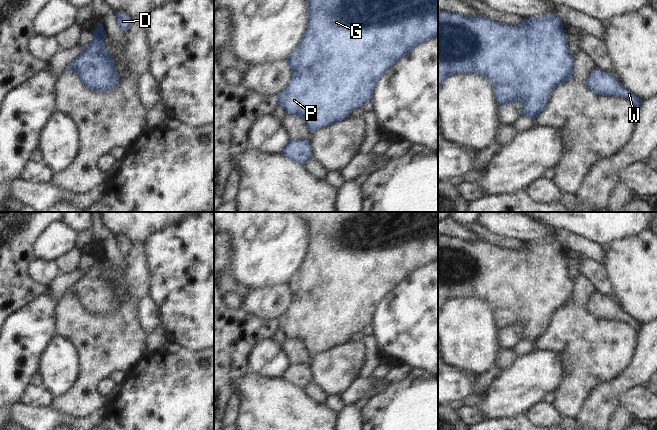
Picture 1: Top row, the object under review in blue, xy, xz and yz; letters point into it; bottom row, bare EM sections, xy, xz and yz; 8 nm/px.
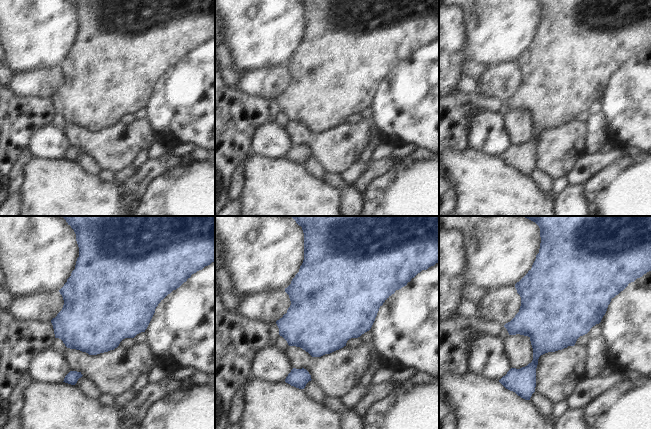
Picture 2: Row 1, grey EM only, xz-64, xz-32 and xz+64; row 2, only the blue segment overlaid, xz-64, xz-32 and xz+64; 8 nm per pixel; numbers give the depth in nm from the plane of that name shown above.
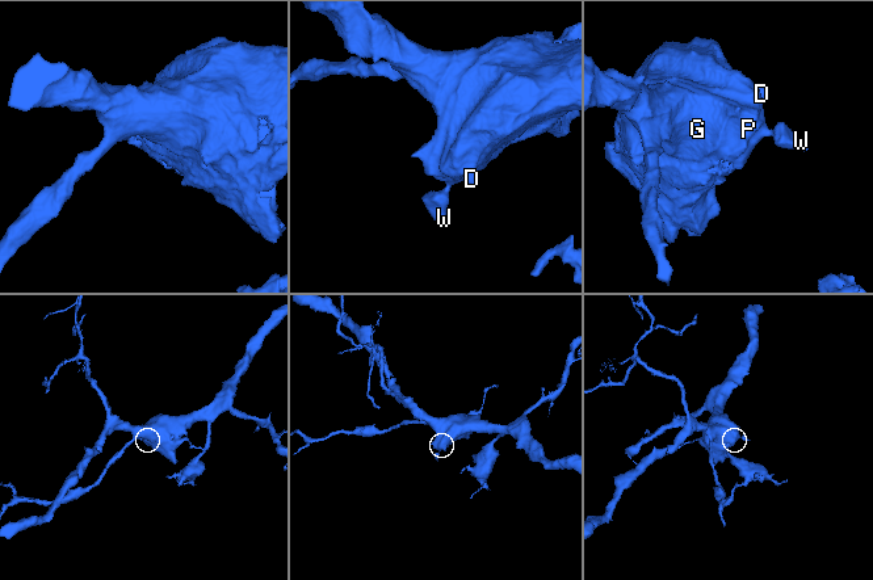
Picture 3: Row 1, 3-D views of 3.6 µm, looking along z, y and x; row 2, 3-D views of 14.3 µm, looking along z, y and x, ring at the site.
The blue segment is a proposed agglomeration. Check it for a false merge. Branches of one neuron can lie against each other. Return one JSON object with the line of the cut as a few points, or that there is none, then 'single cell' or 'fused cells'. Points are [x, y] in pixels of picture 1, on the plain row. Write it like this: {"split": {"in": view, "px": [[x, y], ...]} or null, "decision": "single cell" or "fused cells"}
{"split": null, "decision": "single cell"}

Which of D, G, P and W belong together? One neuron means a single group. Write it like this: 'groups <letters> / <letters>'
groups D G P W

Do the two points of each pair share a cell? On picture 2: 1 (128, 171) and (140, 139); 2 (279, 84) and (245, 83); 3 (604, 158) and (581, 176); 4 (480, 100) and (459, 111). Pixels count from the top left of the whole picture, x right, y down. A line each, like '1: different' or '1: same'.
1: different
2: same
3: same
4: same

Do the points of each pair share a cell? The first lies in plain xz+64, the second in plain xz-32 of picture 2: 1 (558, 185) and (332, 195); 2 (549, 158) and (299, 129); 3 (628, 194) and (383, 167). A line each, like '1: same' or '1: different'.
1: different
2: same
3: different

